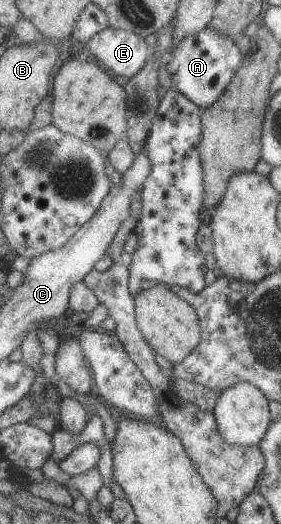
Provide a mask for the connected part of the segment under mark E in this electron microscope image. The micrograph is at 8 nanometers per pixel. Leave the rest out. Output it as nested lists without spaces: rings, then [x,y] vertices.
[[[112,26],[91,37],[84,46],[84,53],[92,54],[109,73],[129,79],[145,68],[150,51],[141,35]]]

